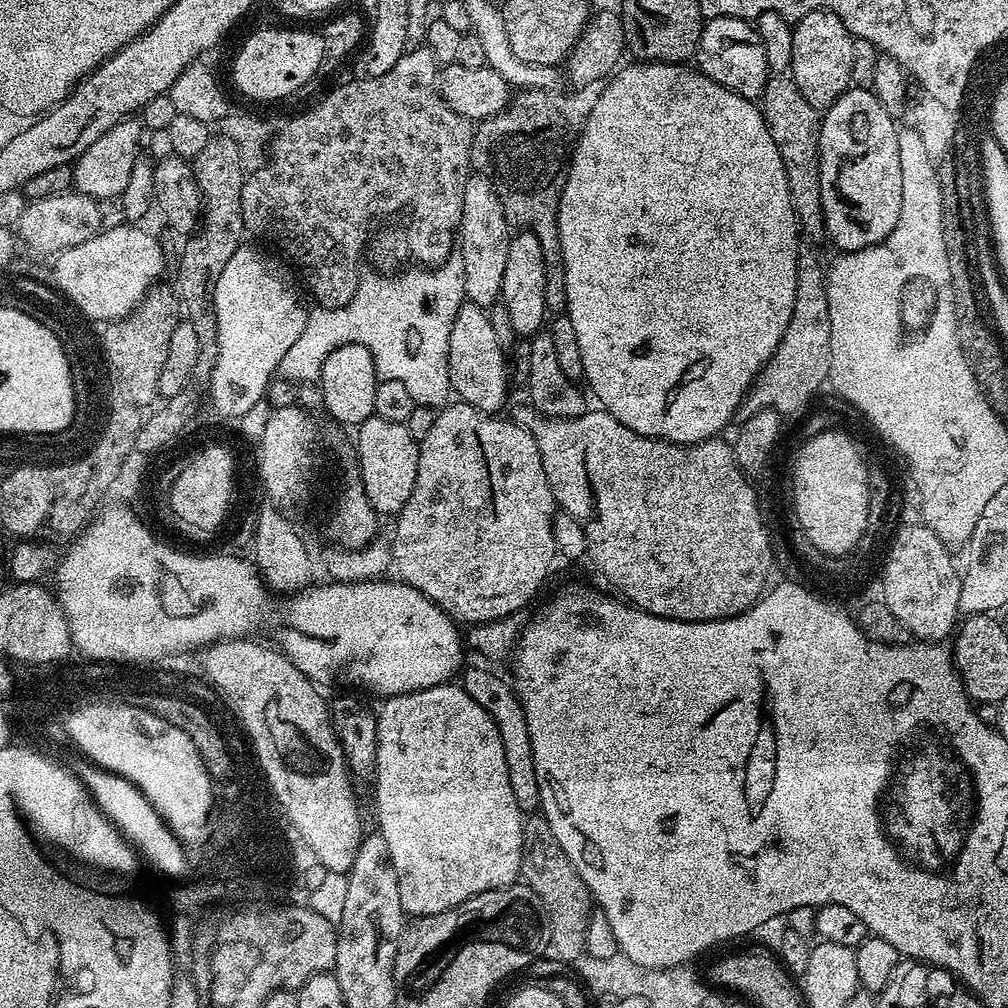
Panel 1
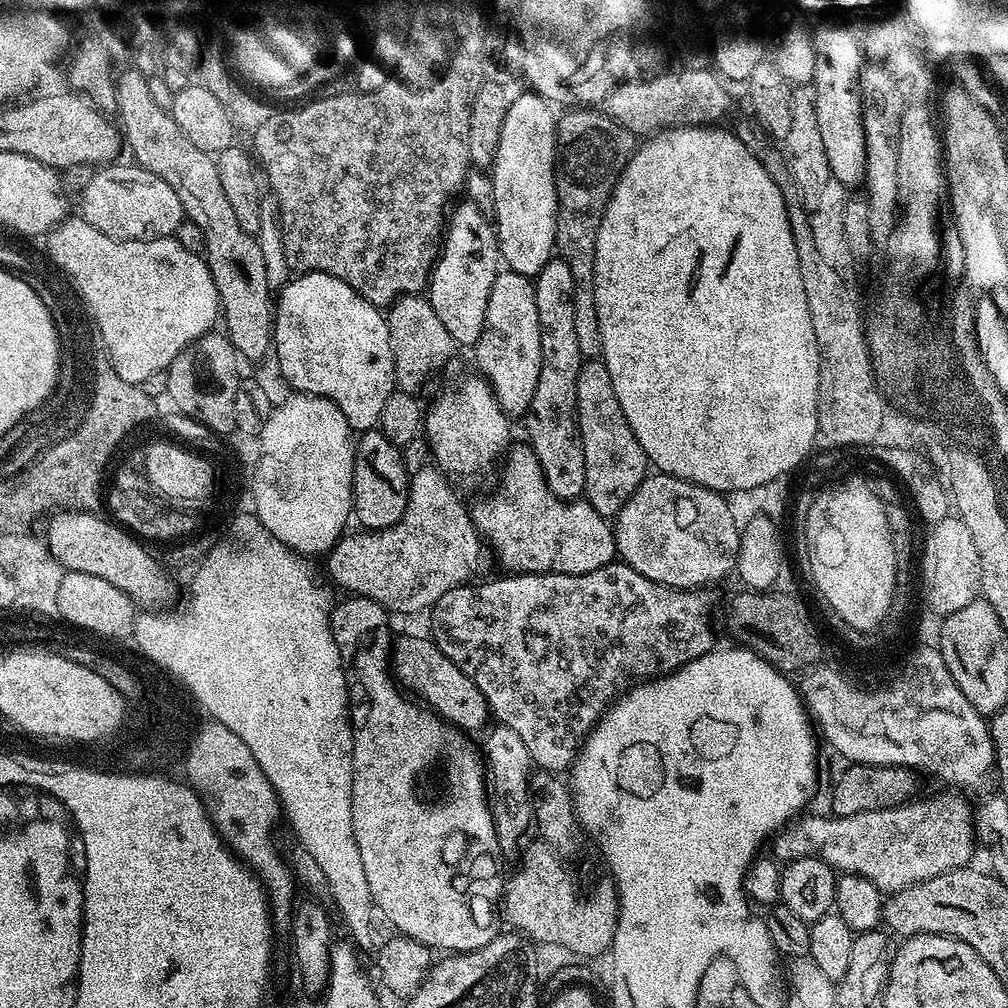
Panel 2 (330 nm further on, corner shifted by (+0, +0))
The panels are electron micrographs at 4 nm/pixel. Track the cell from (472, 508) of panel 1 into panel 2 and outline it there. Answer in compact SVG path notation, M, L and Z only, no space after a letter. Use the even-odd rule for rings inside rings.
M521 442L515 446L509 447L506 453L506 459L503 461L502 469L504 473L500 476L500 485L497 486L496 492L492 492L480 505L475 509L471 509L470 515L473 524L476 525L476 531L486 541L487 547L496 551L496 556L500 559L500 564L512 574L523 574L525 572L557 572L558 574L590 574L590 570L598 570L602 566L613 563L617 559L616 554L616 536L611 523L602 514L598 514L598 510L594 510L594 506L590 506L587 499L581 498L571 502L560 500L550 490L550 486L546 486L546 478L542 474L542 466L538 462L538 458L532 452L531 447L527 443Z

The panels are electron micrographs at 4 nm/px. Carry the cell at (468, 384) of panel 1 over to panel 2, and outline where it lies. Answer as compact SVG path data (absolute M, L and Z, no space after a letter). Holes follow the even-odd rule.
M467 202L451 209L446 220L446 231L442 241L440 257L432 268L432 276L428 279L426 289L427 300L434 308L438 319L446 326L457 345L474 346L484 329L486 322L486 302L490 302L490 286L494 286L496 273L501 271L500 245L496 243L496 230L491 219L478 206Z

